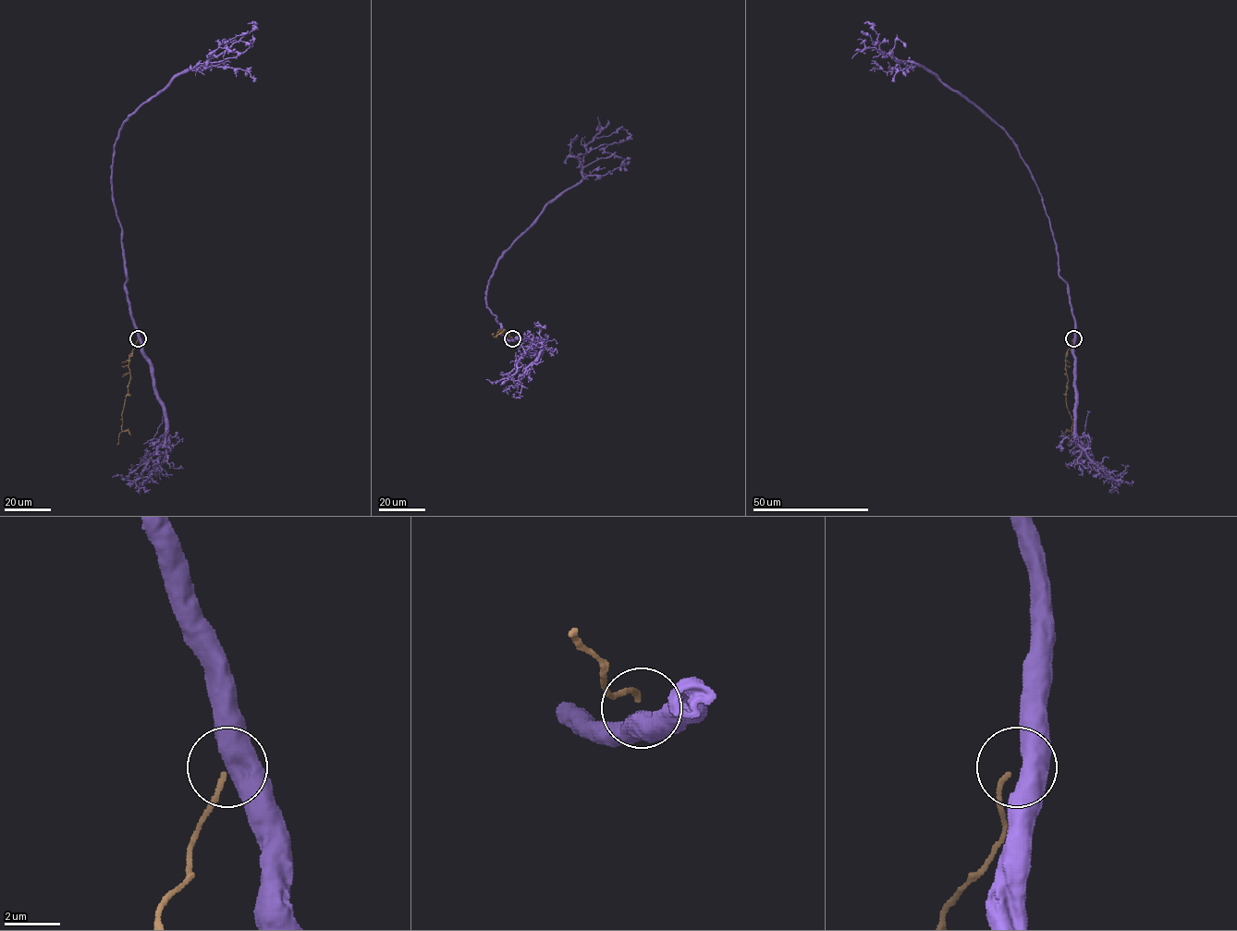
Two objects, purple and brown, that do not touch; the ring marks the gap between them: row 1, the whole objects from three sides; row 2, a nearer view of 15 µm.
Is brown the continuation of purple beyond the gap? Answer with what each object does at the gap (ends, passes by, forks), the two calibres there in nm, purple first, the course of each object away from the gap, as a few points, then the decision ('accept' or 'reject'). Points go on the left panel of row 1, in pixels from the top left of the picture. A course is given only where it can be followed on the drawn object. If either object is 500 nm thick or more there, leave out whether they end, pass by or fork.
550 nm thick on the purple side, 170 nm on the other; purple runs (138, 337), (112, 191), (114, 144), (121, 126), (138, 108), (174, 78), (226, 51), (256, 24), (248, 24); brown runs (138, 339), (129, 358), (129, 381), (116, 444); reject

